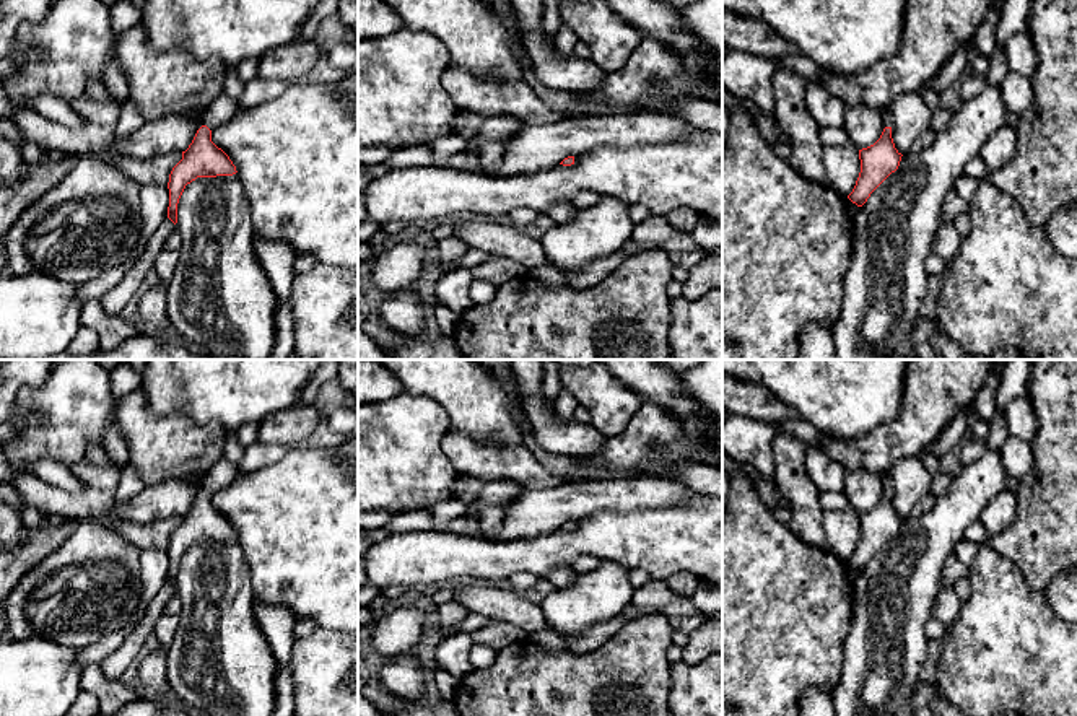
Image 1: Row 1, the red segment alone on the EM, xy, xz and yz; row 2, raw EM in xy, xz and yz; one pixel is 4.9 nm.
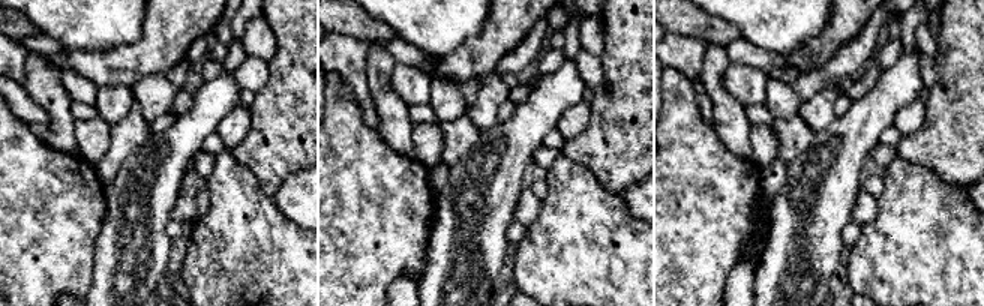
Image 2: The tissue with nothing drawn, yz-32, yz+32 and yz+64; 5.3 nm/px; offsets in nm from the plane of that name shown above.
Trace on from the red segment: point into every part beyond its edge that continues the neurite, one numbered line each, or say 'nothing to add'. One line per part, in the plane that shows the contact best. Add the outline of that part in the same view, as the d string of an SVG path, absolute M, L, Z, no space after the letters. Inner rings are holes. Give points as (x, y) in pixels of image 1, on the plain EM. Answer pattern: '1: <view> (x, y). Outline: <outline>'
1: xy (223, 472). Outline: M221 457L215 465L211 465L205 472L203 487L210 495L213 495L220 488L228 487L236 478L236 475L238 475L238 465Z

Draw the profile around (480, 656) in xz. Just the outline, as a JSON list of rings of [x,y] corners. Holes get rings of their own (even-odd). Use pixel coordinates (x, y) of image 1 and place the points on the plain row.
[[[473,644],[469,659],[473,670],[488,669],[496,659],[496,651],[485,644]]]

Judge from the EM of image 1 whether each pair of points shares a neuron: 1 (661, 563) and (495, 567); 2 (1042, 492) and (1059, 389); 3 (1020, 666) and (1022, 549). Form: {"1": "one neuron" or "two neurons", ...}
{"1": "one neuron", "2": "one neuron", "3": "two neurons"}

